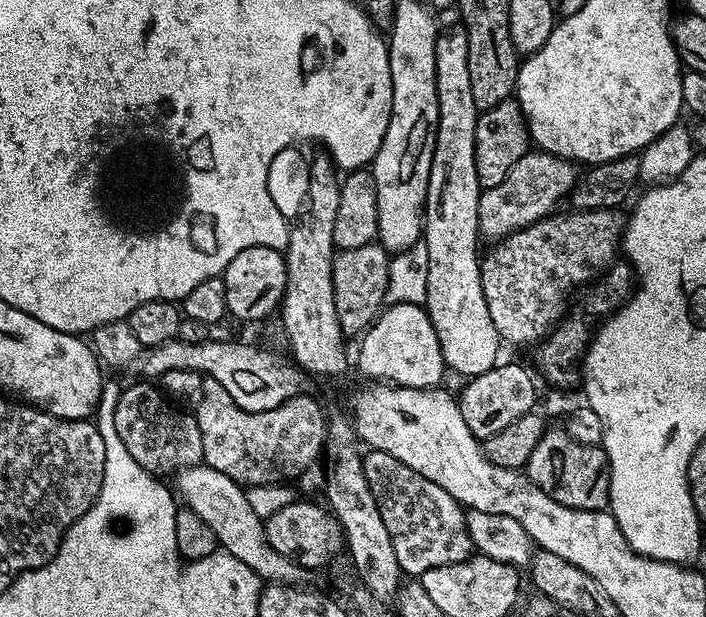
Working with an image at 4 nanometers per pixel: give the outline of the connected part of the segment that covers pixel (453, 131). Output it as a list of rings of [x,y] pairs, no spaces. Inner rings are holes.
[[[455,26],[456,28],[448,28],[439,33],[434,46],[434,66],[436,67],[436,89],[438,90],[438,126],[436,127],[436,149],[434,150],[434,158],[430,162],[430,182],[428,183],[428,193],[426,194],[426,202],[424,203],[424,226],[422,229],[422,242],[426,246],[426,250],[430,254],[430,274],[426,278],[426,298],[423,306],[428,311],[430,322],[433,323],[434,331],[438,336],[438,343],[441,346],[442,358],[445,365],[449,369],[452,368],[458,375],[463,378],[471,378],[478,374],[486,374],[486,370],[496,367],[500,348],[502,349],[502,341],[498,330],[494,326],[494,321],[490,318],[490,310],[486,310],[486,298],[482,290],[482,282],[480,281],[480,262],[482,259],[481,249],[476,249],[476,240],[481,239],[480,223],[478,222],[478,206],[480,205],[480,193],[482,191],[478,182],[478,170],[474,166],[474,138],[476,137],[476,117],[478,109],[474,102],[474,94],[470,91],[470,42],[468,35],[463,26]]]

